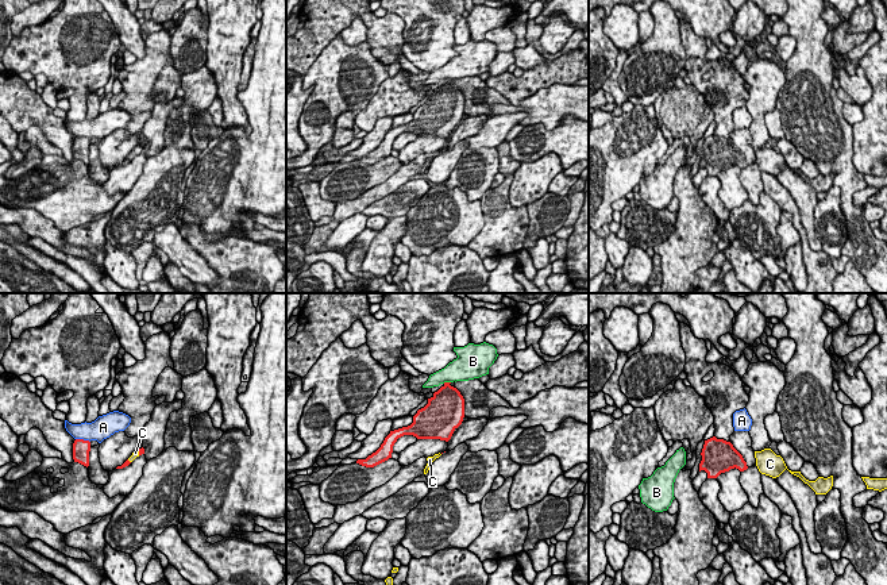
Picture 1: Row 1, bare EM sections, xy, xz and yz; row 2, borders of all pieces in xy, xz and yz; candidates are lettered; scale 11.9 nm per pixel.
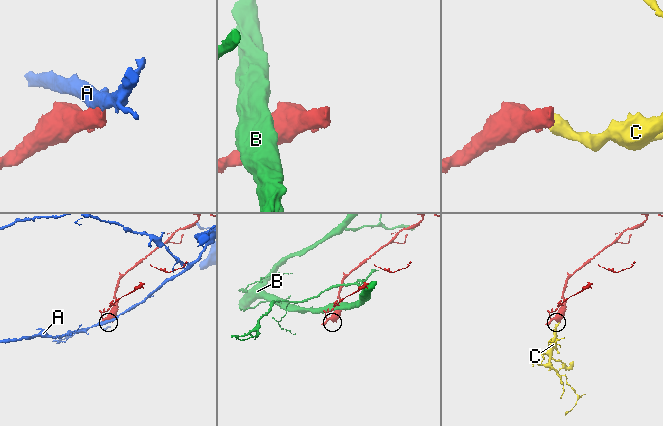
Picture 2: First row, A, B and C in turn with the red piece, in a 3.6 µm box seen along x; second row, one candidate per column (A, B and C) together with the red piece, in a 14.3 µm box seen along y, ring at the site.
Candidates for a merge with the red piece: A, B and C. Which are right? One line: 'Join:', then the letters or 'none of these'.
Join: C

